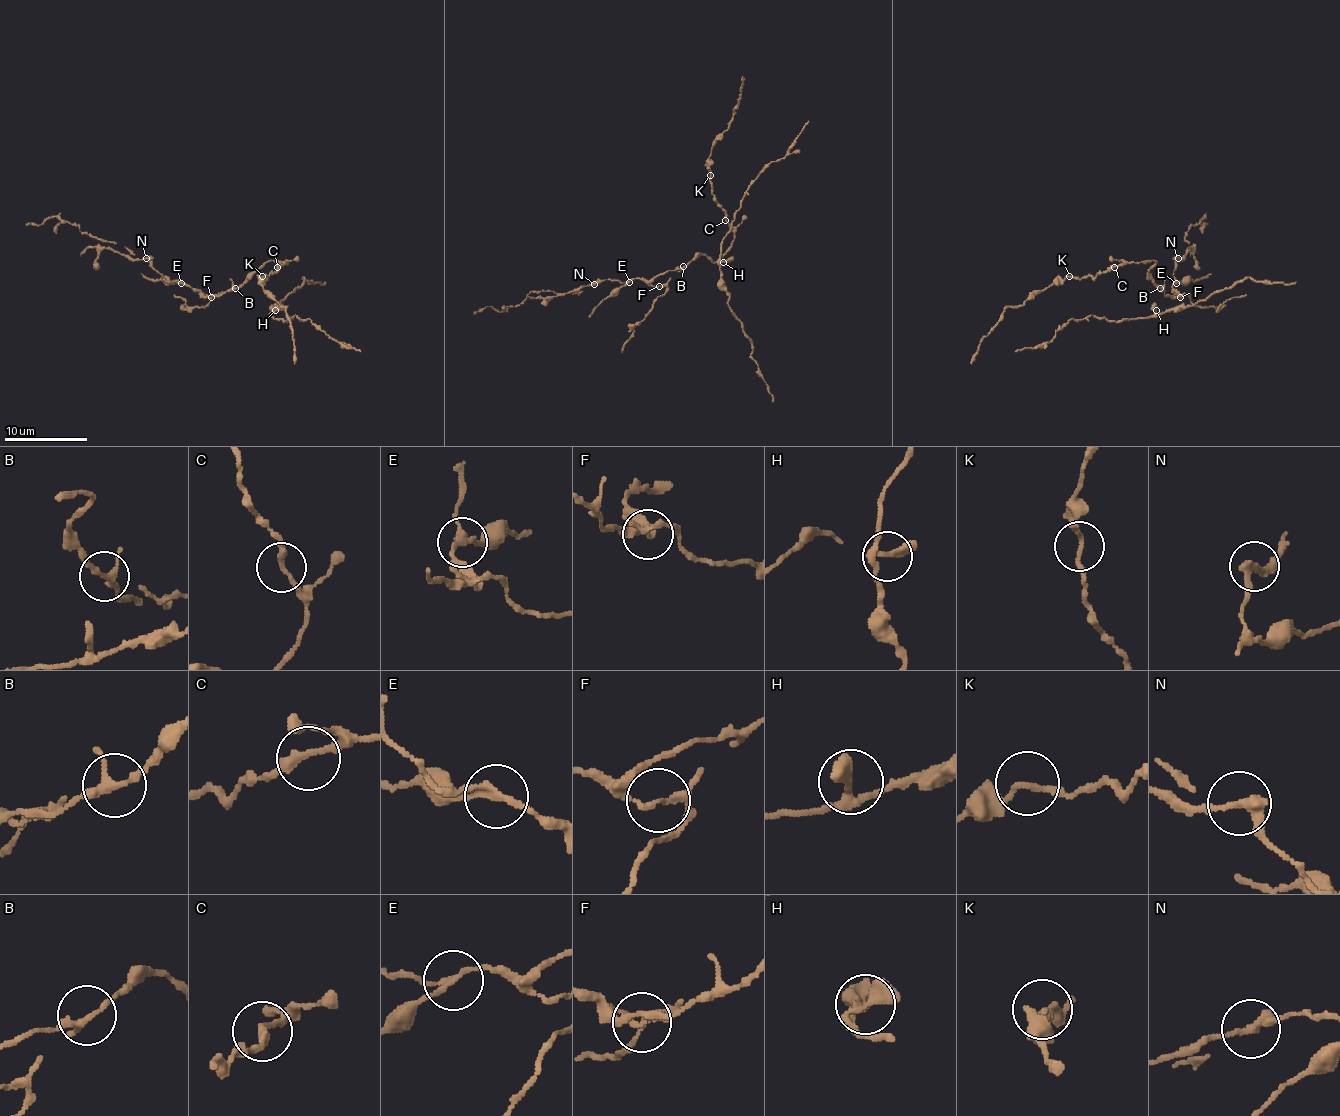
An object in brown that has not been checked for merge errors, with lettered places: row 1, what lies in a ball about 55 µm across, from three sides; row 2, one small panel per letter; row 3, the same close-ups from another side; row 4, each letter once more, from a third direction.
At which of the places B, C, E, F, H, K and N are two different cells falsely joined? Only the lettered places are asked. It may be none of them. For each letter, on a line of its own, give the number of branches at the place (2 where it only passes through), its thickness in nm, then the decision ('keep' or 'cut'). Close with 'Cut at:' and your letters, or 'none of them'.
B: 3 branches meet; 200 nm thick; keep
C: 2 branches meet; 240 nm thick; keep
E: 3 branches meet; 170 nm thick; cut
F: 3 branches meet; 150 nm thick; cut
H: 3 branches meet; 260 nm thick; keep
K: 2 branches meet; 170 nm thick; keep
N: 2 branches meet; 300 nm thick; cut
Cut at: E, F, N

